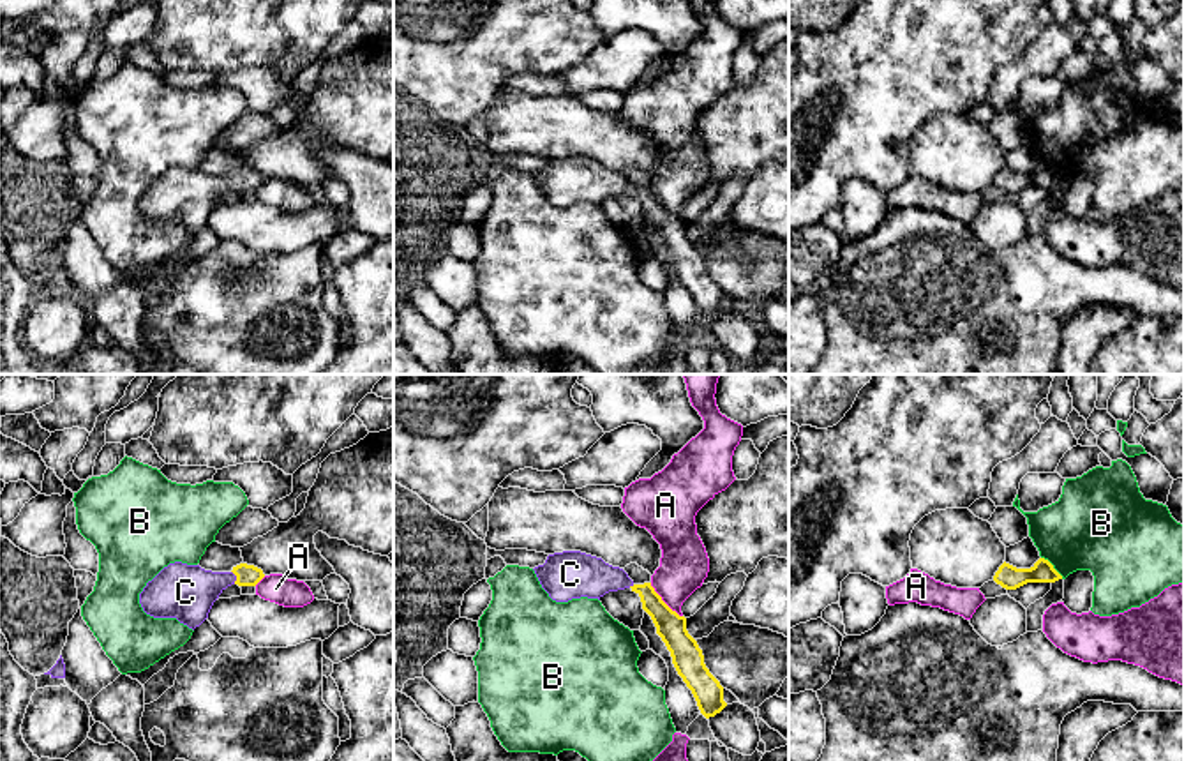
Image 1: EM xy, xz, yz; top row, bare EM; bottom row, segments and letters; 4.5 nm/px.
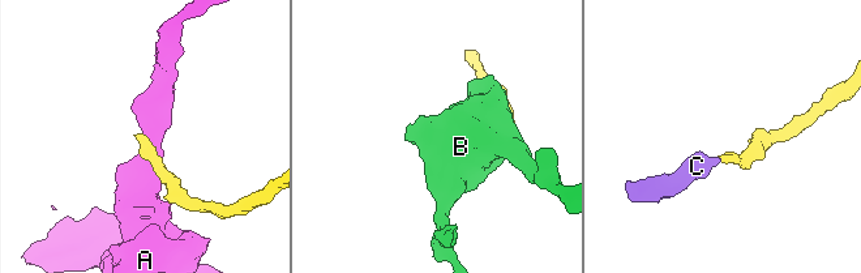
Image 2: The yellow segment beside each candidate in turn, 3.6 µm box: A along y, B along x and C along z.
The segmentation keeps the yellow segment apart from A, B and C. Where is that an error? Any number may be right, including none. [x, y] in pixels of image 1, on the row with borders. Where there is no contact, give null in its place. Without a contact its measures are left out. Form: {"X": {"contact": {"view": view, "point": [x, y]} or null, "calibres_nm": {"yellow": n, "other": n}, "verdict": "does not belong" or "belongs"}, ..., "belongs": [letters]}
{"A": {"contact": {"view": "xz", "point": [662, 601]}, "calibres_nm": {"yellow": 140, "other": 220}, "verdict": "does not belong"}, "B": {"contact": {"view": "yz", "point": [1052, 567]}, "calibres_nm": {"yellow": 110, "other": 380}, "verdict": "does not belong"}, "C": {"contact": {"view": "xy", "point": [237, 578]}, "calibres_nm": {"yellow": 100, "other": 260}, "verdict": "belongs"}, "belongs": ["C"]}

